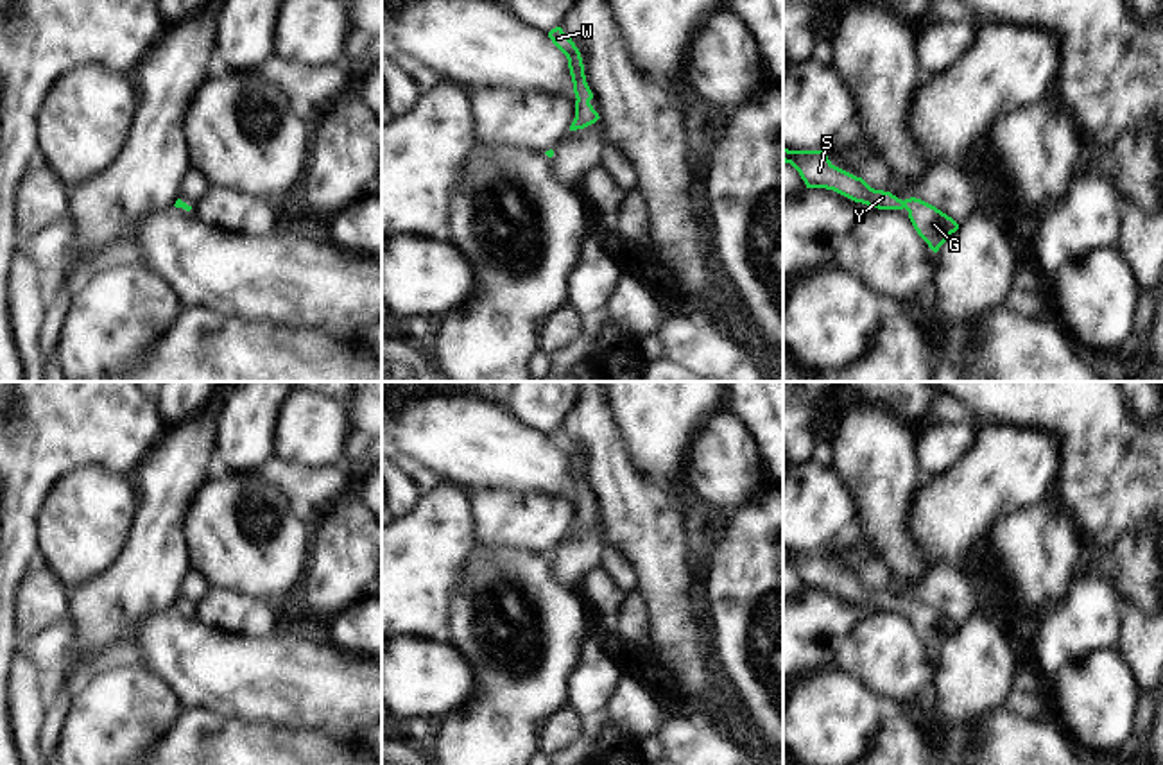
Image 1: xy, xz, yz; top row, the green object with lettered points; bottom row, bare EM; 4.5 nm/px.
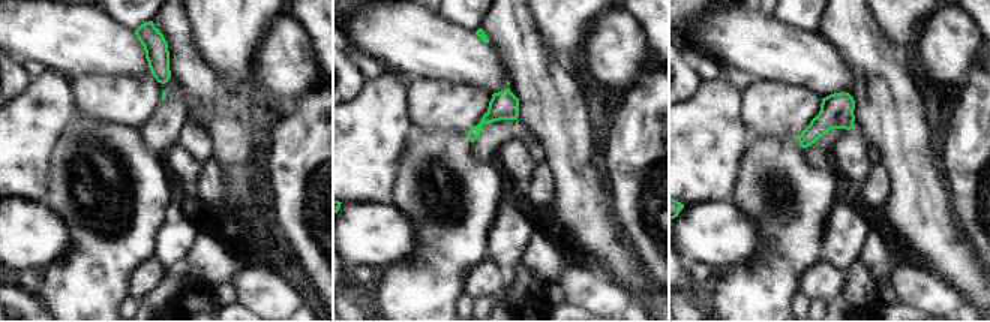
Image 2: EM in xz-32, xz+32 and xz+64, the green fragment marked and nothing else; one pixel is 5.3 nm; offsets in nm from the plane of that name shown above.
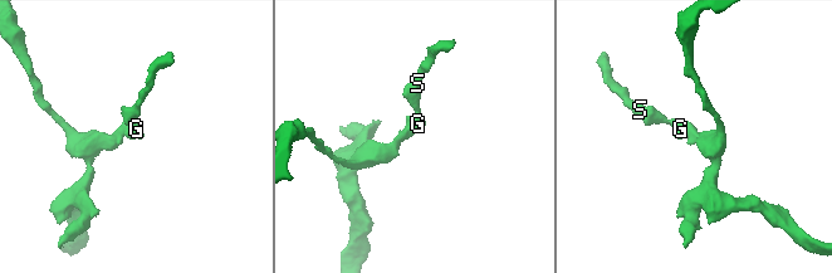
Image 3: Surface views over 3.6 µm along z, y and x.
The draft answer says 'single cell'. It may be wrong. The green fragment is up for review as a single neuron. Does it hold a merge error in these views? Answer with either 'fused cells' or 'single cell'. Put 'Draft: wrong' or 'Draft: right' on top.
Draft: right
single cell

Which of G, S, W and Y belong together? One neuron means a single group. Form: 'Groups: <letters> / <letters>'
Groups: G S W Y.

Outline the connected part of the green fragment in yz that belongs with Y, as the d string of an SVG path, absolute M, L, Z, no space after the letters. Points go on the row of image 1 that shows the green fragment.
M783 149L783 161L790 163L805 181L806 188L833 190L855 202L878 210L907 210L917 235L937 253L946 238L959 229L959 224L935 206L910 197L898 199L891 192L871 188L862 177L857 177L835 167L826 150L788 150Z

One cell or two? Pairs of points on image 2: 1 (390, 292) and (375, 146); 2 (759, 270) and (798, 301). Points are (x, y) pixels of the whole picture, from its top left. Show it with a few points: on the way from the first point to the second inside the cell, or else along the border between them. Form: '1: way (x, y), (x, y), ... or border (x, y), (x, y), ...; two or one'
1: border (396, 166), (389, 201); two
2: border (797, 291), (791, 306); two

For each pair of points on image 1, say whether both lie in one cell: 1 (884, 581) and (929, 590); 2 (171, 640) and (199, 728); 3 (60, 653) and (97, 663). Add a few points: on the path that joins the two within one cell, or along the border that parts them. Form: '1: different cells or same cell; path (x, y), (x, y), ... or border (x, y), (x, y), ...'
1: same cell; path (895, 586), (918, 590)
2: different cells; border (181, 706), (203, 708), (233, 719)
3: same cell; path (68, 658), (88, 660)

